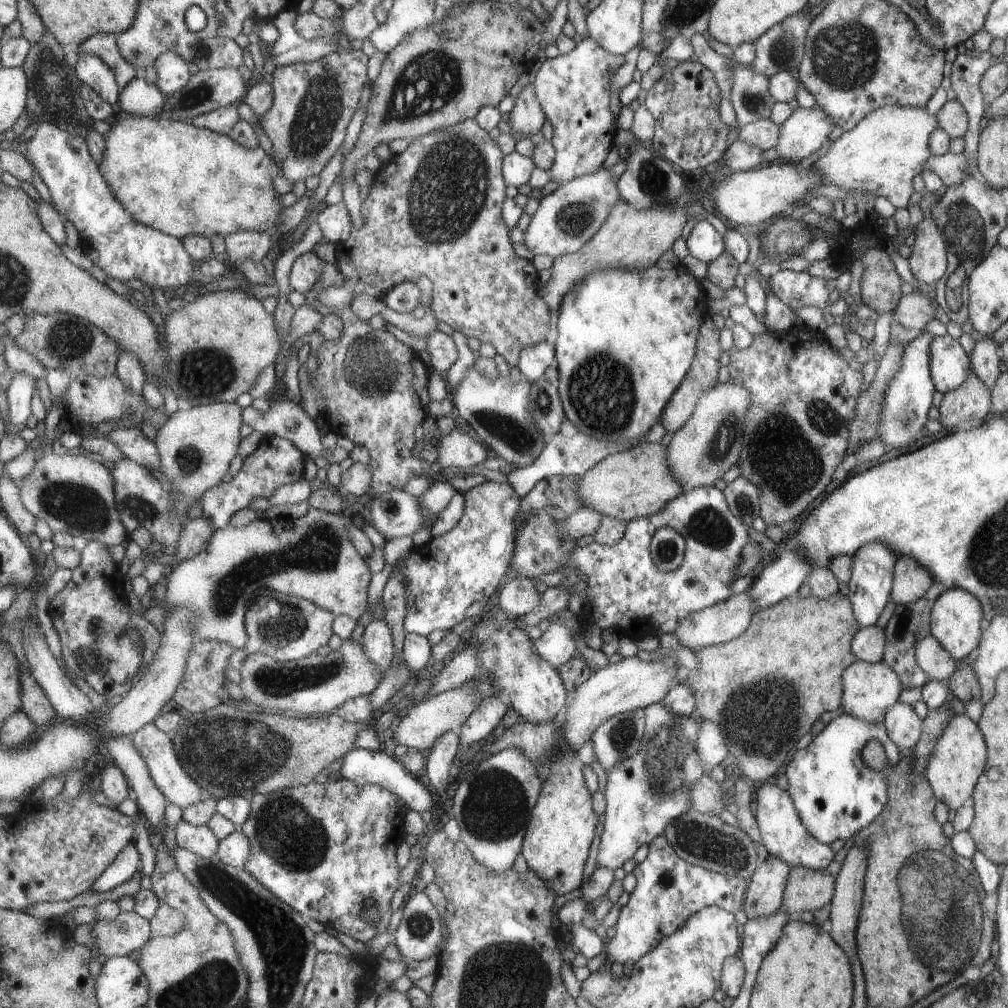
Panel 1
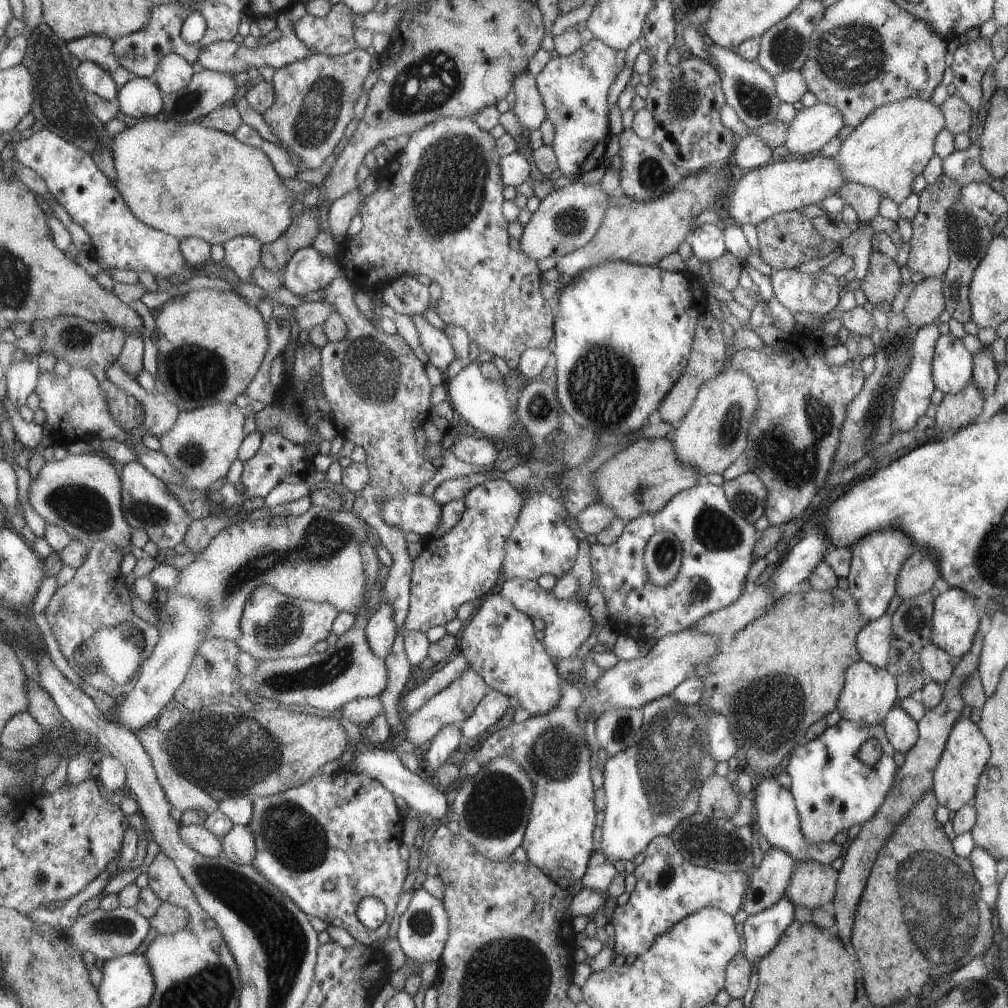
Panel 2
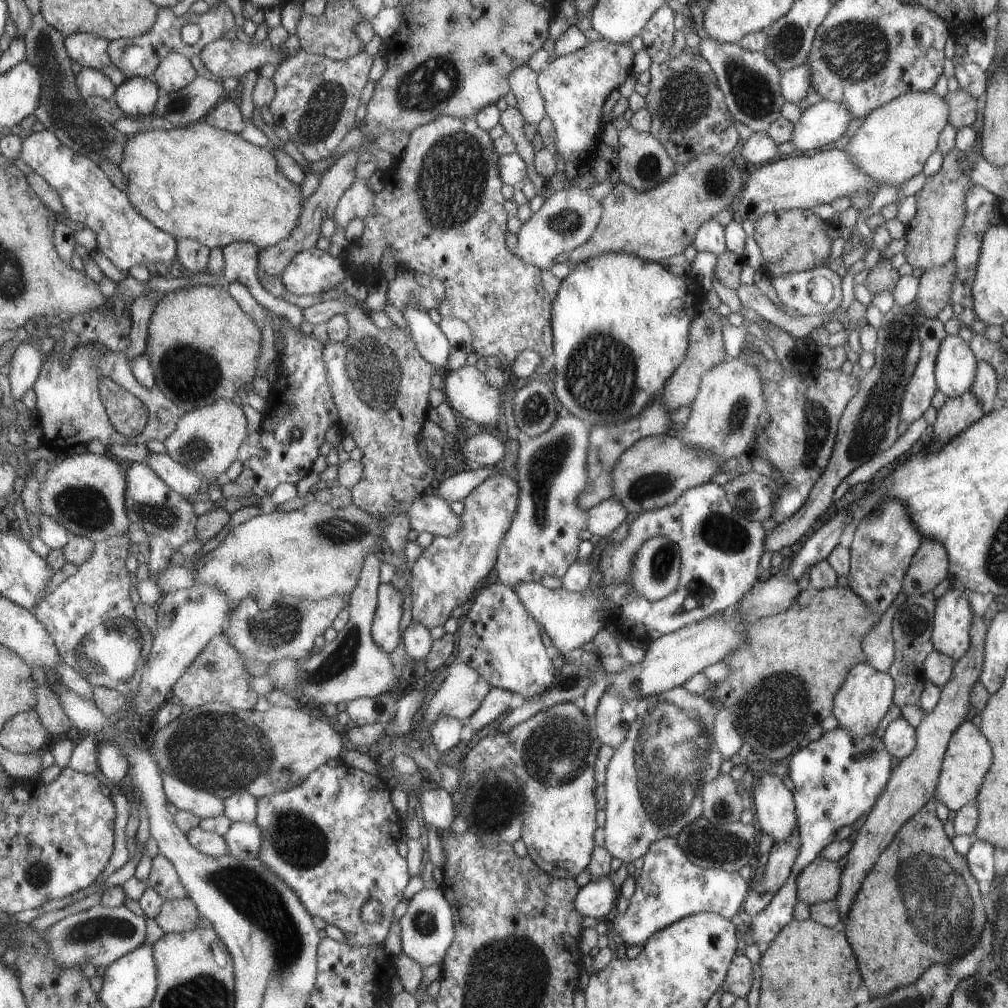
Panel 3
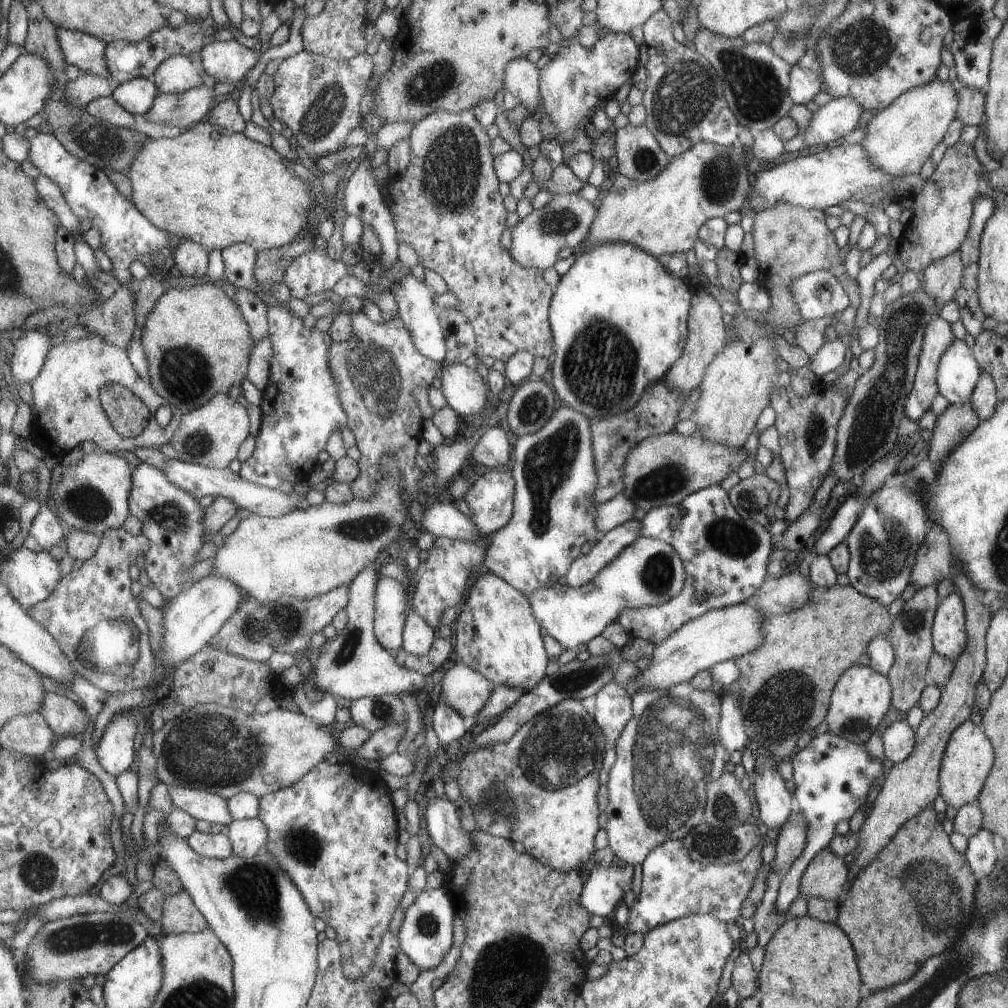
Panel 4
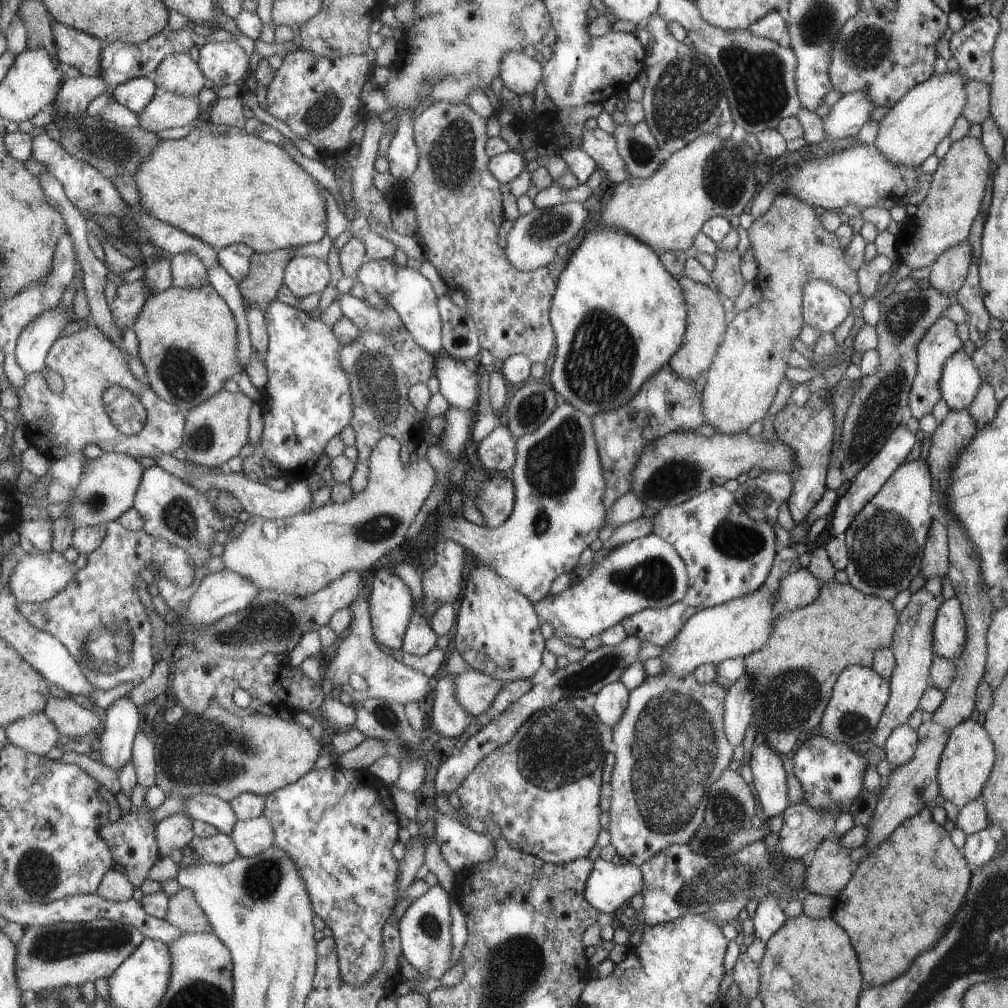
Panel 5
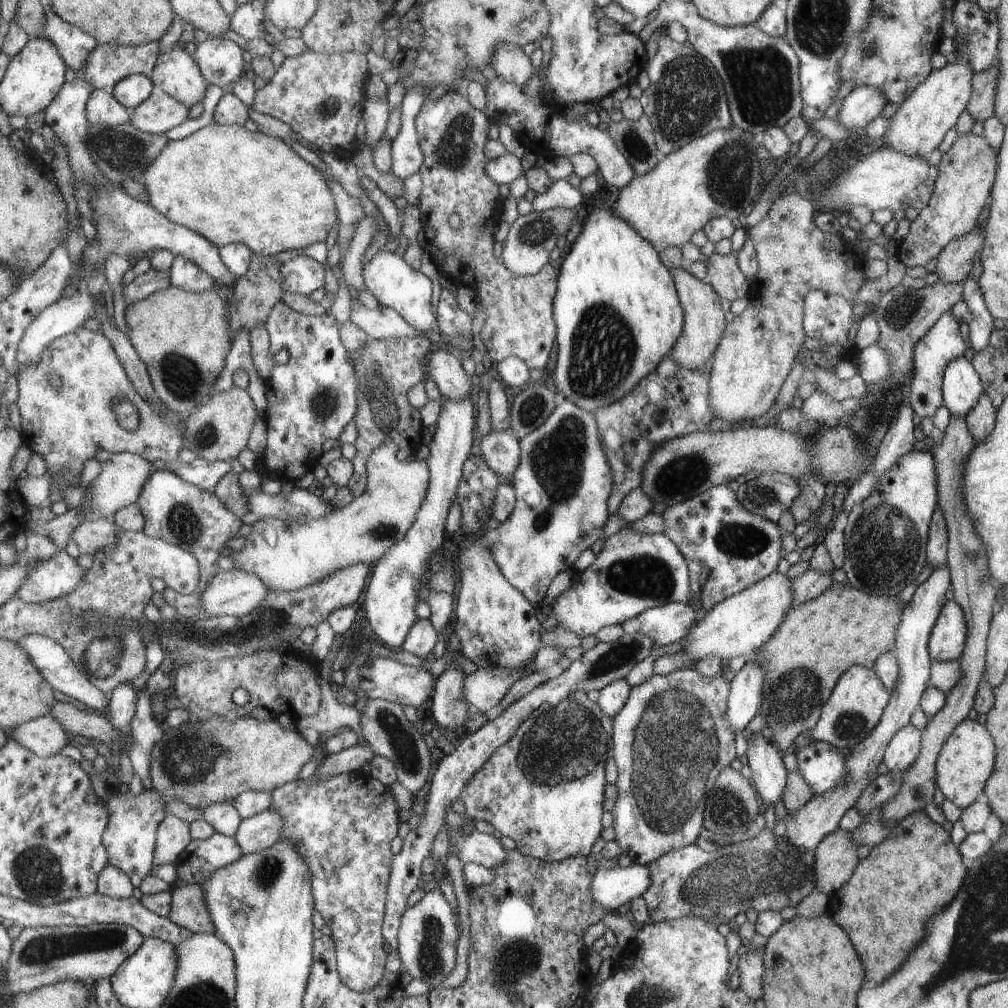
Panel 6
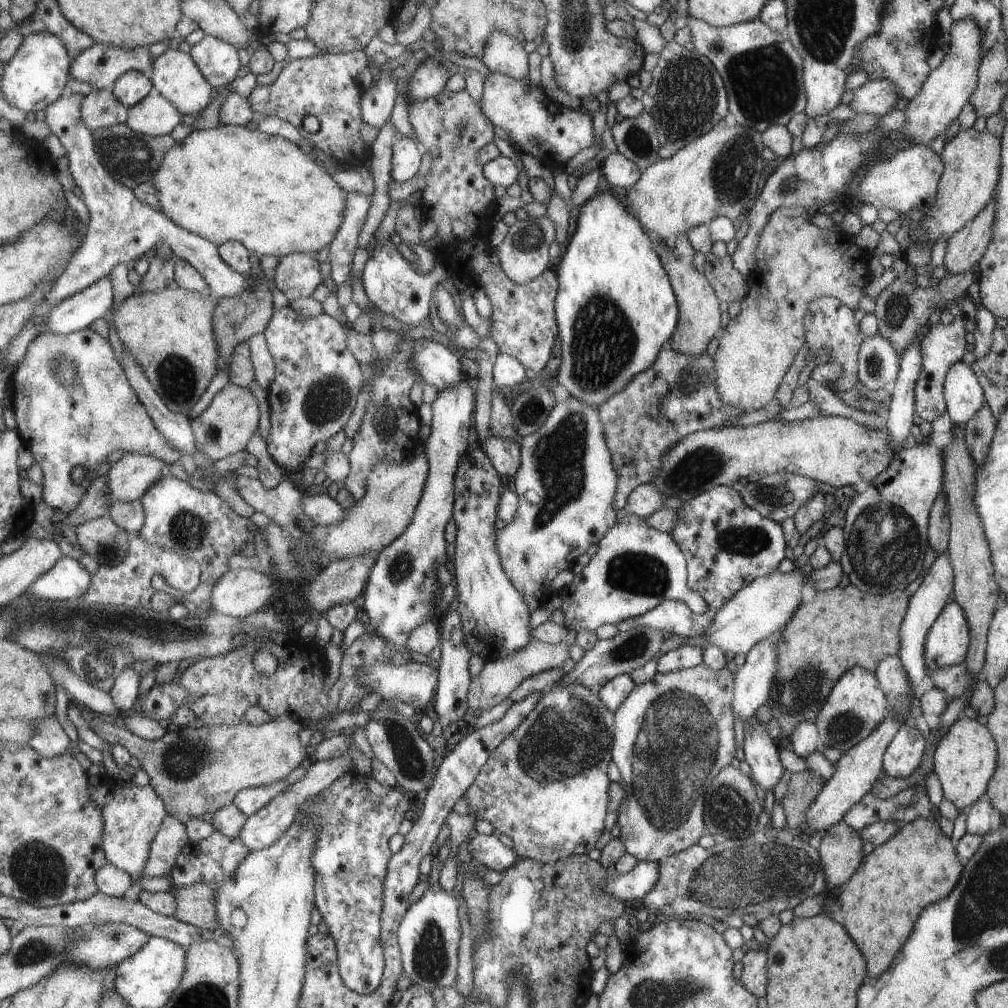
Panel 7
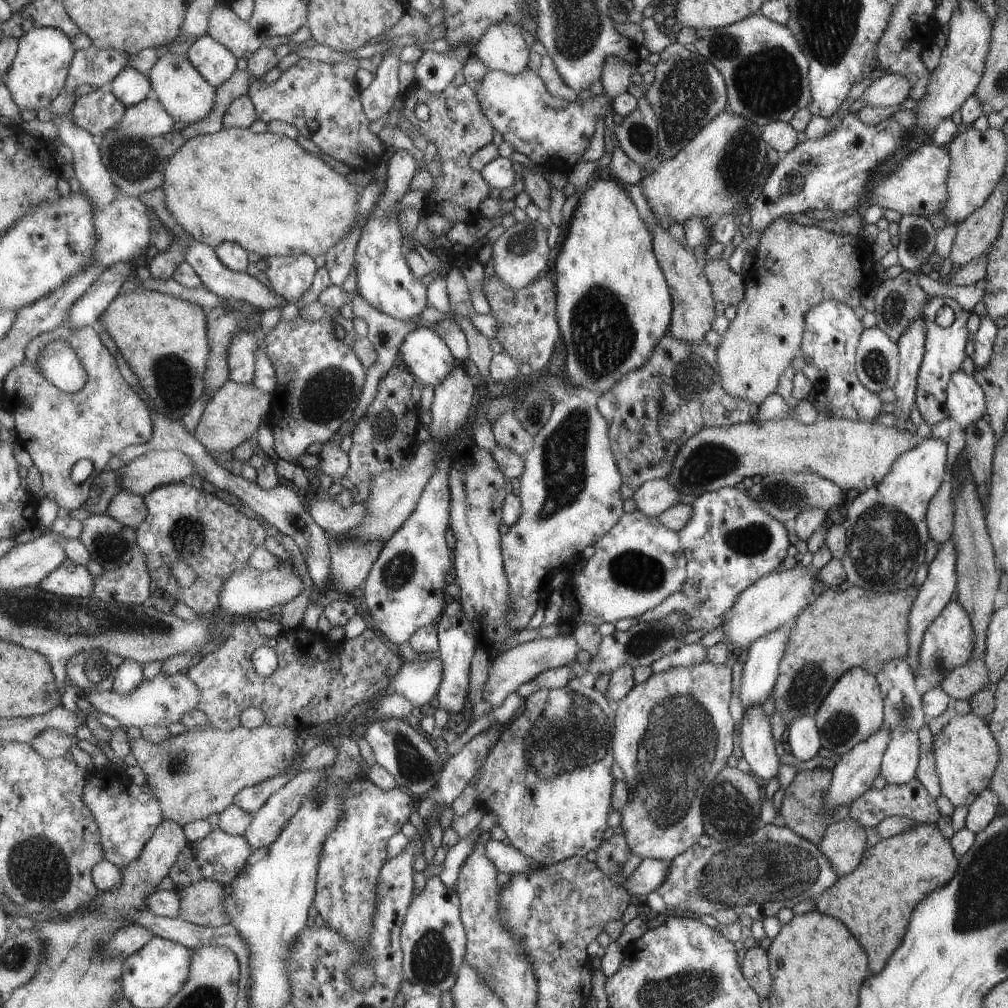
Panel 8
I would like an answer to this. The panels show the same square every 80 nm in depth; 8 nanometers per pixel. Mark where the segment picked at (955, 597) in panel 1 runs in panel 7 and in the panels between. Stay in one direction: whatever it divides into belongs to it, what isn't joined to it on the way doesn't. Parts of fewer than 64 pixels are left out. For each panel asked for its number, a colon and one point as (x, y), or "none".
2: (954, 621)
3: (950, 636)
4: (949, 637)
5: (949, 632)
6: (948, 637)
7: (946, 644)

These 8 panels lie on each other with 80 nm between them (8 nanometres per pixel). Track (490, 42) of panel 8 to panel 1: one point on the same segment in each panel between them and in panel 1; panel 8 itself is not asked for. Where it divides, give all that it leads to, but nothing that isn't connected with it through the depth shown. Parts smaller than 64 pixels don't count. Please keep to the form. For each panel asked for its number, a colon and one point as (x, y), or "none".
1: (526, 117)
2: (528, 107)
3: (522, 82)
4: (521, 77)
5: (520, 73)
6: (510, 62)
7: (503, 53)

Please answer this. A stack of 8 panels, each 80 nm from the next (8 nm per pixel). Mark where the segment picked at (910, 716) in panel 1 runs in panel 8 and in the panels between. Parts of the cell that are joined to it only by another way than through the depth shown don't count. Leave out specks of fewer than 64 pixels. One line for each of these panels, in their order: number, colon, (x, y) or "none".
2: (901, 732)
3: (899, 738)
4: (898, 740)
5: (900, 747)
6: (903, 749)
7: (902, 757)
8: (898, 765)

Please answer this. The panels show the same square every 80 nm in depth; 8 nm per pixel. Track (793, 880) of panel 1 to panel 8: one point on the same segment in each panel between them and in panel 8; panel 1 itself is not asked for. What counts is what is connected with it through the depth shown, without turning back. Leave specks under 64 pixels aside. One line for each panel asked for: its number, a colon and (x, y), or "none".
2: (812, 885)
3: (819, 881)
4: (826, 875)
5: (831, 869)
6: (835, 857)
7: (839, 848)
8: (843, 842)

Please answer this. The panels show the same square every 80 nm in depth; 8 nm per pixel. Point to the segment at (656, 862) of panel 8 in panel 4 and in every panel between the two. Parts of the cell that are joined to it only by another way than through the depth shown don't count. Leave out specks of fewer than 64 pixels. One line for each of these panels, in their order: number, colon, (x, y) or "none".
4: (604, 887)
5: (609, 888)
6: (612, 888)
7: (634, 885)

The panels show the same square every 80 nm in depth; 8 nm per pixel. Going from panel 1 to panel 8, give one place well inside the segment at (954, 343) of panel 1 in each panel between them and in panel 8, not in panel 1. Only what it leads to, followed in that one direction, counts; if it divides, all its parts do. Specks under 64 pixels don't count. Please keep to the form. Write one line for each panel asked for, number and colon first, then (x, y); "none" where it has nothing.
2: (952, 364)
3: (955, 368)
4: (958, 373)
5: (960, 380)
6: (962, 387)
7: (963, 394)
8: (966, 404)

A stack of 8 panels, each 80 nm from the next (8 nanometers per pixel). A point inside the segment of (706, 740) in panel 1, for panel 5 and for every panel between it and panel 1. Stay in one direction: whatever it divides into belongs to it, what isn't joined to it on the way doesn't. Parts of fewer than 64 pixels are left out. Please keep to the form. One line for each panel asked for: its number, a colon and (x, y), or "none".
2: (721, 743)
3: (727, 738)
4: (731, 728)
5: (738, 709)

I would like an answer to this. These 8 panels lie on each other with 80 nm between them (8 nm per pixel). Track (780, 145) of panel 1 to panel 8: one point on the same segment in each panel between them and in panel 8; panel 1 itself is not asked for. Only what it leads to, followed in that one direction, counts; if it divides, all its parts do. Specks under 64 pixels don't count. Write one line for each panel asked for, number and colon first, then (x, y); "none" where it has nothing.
2: (811, 127)
3: (821, 123)
4: (833, 120)
5: (846, 116)
6: (864, 103)
7: (878, 96)
8: (891, 89)

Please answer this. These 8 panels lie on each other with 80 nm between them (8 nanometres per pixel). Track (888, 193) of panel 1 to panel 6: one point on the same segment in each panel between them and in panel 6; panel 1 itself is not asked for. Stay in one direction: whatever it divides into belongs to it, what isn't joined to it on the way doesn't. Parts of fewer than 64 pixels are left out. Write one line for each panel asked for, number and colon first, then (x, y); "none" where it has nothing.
2: (890, 147)
3: (893, 142)
4: (900, 137)
5: (909, 132)
6: (918, 126)

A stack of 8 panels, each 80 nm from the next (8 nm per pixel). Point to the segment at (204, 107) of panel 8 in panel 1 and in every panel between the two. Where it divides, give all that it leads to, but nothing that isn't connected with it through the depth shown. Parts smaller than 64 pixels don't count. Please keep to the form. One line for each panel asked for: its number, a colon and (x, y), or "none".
1: (173, 71)
2: (174, 72)
3: (175, 72)
4: (178, 73)
5: (179, 73)
6: (177, 73)
7: (175, 74)

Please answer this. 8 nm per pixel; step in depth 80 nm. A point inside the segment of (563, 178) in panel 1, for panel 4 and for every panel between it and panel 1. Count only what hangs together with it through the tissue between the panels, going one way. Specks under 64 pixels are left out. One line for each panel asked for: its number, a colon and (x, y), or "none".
2: (574, 88)
3: (574, 86)
4: (577, 79)

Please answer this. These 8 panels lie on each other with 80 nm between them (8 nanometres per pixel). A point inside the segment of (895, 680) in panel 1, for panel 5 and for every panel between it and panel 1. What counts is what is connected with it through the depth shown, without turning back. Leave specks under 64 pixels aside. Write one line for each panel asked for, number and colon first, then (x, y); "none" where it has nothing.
2: (869, 692)
3: (861, 701)
4: (861, 696)
5: (858, 698)

